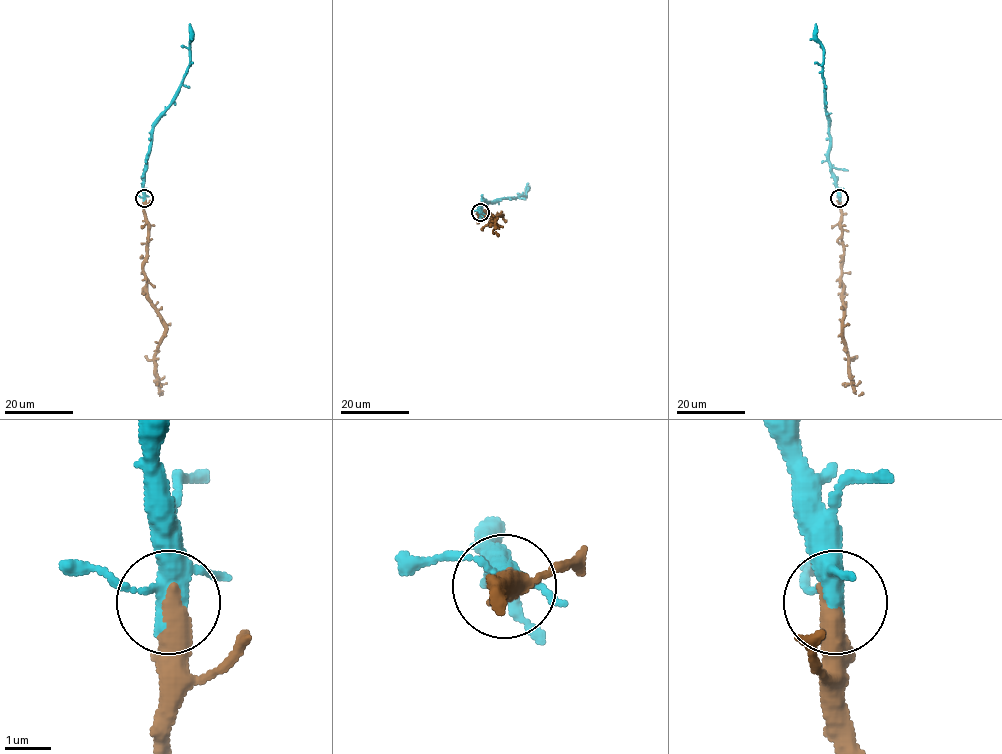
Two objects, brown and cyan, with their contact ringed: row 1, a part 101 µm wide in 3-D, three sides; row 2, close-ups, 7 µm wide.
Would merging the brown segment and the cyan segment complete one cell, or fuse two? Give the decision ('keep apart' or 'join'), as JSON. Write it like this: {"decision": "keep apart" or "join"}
{"decision": "join"}

